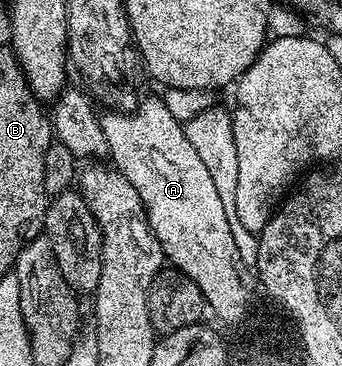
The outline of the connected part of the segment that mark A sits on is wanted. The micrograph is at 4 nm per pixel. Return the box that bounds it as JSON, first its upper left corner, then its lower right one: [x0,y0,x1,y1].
[100,95,252,320]

